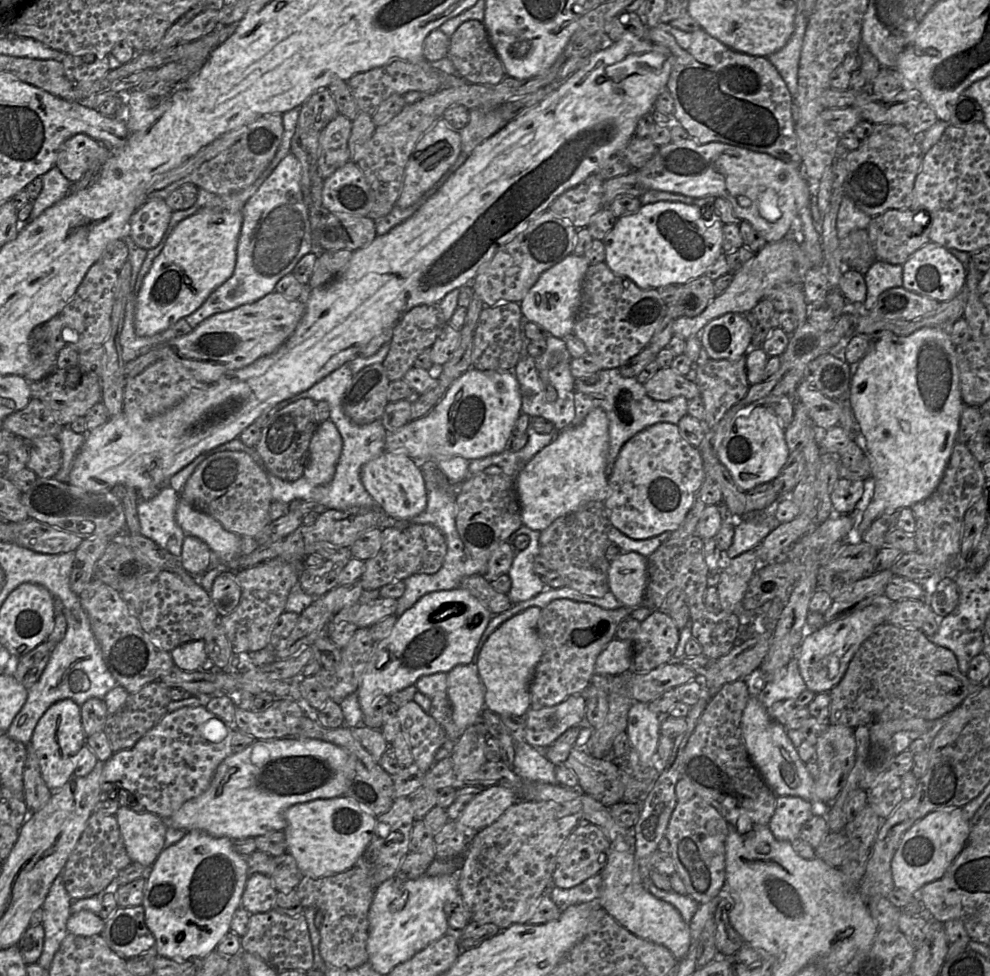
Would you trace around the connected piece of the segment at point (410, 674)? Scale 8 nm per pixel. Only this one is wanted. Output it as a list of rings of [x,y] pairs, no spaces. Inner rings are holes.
[[[464,588],[435,591],[421,597],[397,617],[391,634],[374,646],[357,690],[363,715],[378,695],[390,696],[415,685],[422,676],[448,673],[457,665],[470,664],[492,617],[484,604]]]

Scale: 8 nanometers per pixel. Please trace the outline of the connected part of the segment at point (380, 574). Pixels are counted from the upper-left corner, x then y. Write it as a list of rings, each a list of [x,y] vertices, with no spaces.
[[[433,525],[386,527],[382,529],[381,548],[374,557],[365,561],[364,572],[359,581],[364,590],[369,591],[379,590],[394,581],[403,581],[414,574],[434,574],[441,568],[446,552],[445,536]]]

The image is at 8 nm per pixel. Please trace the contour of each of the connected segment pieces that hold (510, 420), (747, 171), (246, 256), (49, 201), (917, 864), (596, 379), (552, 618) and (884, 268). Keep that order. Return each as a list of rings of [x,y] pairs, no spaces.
[[[468,369],[457,378],[439,403],[424,417],[410,421],[386,435],[385,451],[404,453],[417,463],[461,456],[469,461],[498,454],[507,449],[512,429],[521,414],[522,394],[513,371],[480,371]]]
[[[693,138],[670,142],[658,147],[655,155],[642,168],[633,171],[637,172],[639,180],[648,190],[666,191],[692,198],[713,196],[726,199],[734,214],[742,221],[748,221],[767,243],[790,236],[794,220],[810,199],[809,180],[805,177],[802,166],[722,142],[700,144]]]
[[[289,153],[277,165],[256,193],[242,208],[242,227],[237,245],[236,265],[233,275],[214,290],[194,313],[185,317],[192,329],[212,315],[228,312],[246,304],[254,303],[275,291],[276,285],[285,275],[293,272],[300,259],[313,252],[313,231],[309,212],[301,190],[302,166],[298,159]]]
[[[53,167],[42,176],[43,188],[40,195],[34,200],[34,207],[29,217],[29,222],[39,217],[46,209],[53,206],[71,190],[72,183],[61,173],[57,167]]]
[[[962,808],[936,810],[916,822],[904,833],[891,862],[895,888],[916,895],[921,887],[940,879],[967,844],[970,831]]]
[[[618,368],[602,369],[599,372],[586,376],[583,383],[574,381],[575,418],[572,425],[584,421],[589,412],[595,408],[605,411],[609,420],[609,453],[607,475],[610,476],[614,463],[623,445],[634,435],[660,422],[678,424],[680,419],[688,414],[688,400],[678,396],[667,401],[658,401],[650,398],[644,385],[635,377],[623,377]]]
[[[566,598],[551,601],[541,610],[537,630],[543,643],[543,654],[530,685],[531,707],[540,709],[581,694],[595,674],[599,654],[615,638],[618,625],[631,615],[632,608],[622,605],[614,610]]]
[[[875,260],[864,274],[864,279],[867,295],[861,307],[870,310],[884,291],[903,285],[903,266]]]

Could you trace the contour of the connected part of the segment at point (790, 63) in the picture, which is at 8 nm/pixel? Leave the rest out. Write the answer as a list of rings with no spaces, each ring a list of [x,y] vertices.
[[[797,11],[795,29],[790,39],[779,51],[767,56],[785,81],[793,98],[795,98],[798,91],[799,61],[807,24],[807,17],[802,14],[802,11]]]

